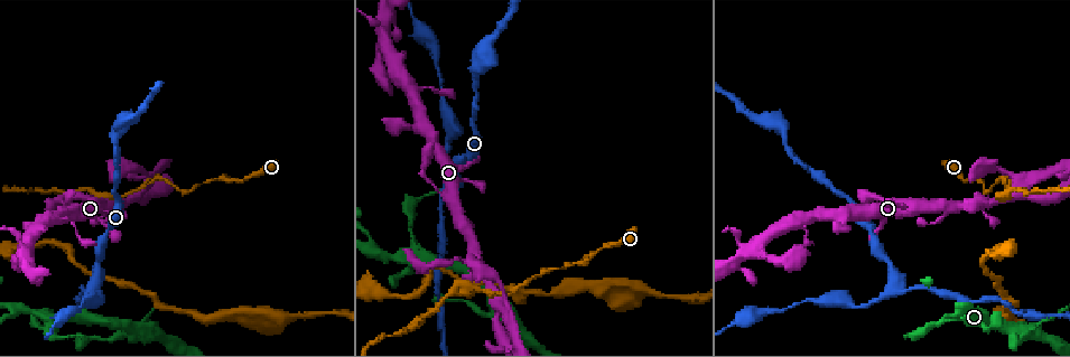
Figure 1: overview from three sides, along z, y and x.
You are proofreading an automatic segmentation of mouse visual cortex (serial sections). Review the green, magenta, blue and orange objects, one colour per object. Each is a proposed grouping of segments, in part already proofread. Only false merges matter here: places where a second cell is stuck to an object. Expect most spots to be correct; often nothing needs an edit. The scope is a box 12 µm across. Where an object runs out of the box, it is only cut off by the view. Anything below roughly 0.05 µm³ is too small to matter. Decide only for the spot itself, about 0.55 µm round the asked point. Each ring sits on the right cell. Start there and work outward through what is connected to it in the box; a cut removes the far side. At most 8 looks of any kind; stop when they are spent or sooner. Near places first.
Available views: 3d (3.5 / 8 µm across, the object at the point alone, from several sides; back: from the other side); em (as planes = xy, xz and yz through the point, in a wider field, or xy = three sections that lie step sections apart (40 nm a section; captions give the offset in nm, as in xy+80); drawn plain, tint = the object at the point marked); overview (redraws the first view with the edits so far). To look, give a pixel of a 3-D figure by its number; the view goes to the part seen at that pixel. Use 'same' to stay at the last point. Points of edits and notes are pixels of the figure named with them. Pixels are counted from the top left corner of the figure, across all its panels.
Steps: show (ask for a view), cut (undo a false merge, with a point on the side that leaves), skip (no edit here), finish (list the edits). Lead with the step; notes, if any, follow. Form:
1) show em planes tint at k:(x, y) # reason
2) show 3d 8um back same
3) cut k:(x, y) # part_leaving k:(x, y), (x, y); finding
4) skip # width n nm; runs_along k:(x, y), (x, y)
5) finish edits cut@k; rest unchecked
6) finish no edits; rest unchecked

show 3d 3.5um at 1:(559, 268) # sharp bend

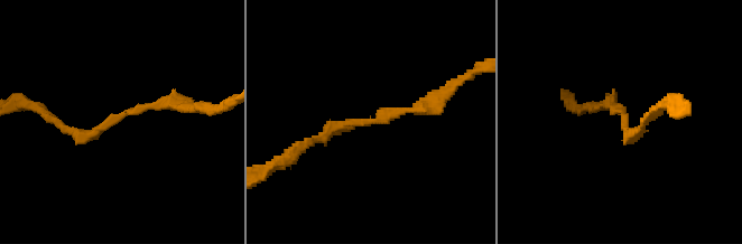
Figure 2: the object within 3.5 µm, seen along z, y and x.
show em xy step 1 tint at 2:(621, 114) # arm_widths 150, 150 nm

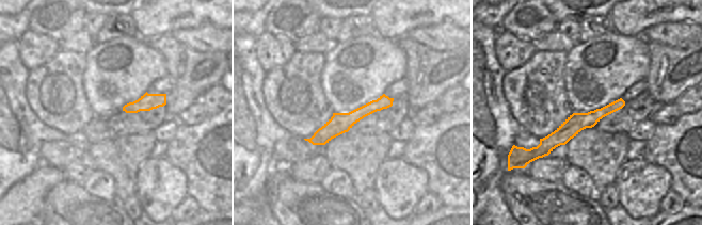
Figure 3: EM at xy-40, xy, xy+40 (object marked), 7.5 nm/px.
skip # all the same cell

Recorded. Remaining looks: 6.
show 3d 8um at 1:(13, 309) # abrupt turn

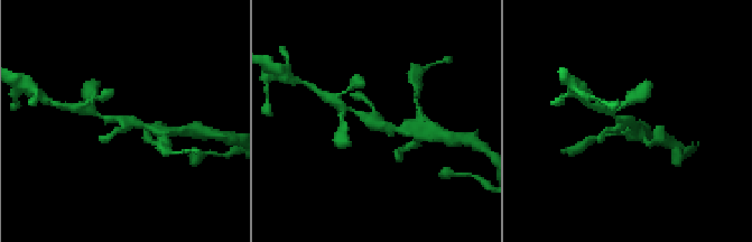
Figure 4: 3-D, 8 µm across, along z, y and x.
show 3d 3.5um at 4:(627, 124)

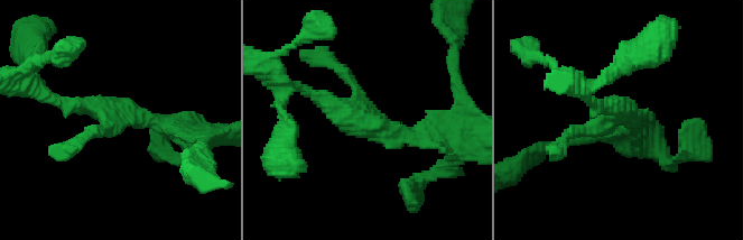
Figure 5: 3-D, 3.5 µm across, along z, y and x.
show em xy step 1 tint at 5:(617, 113) # shape alone is not enough

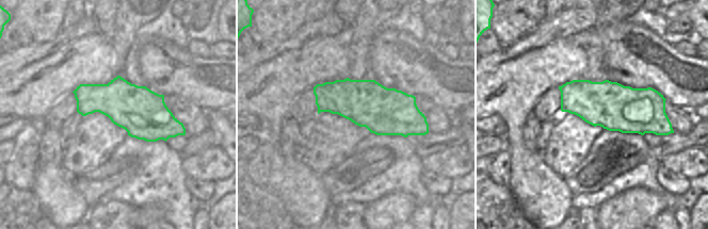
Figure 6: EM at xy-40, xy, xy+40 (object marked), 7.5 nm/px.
skip # width 360 nm; runs_along 5:(440, 137), (372, 126), (331, 62); one cell here

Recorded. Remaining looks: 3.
show 3d 8um at 1:(894, 285) # three-way junction

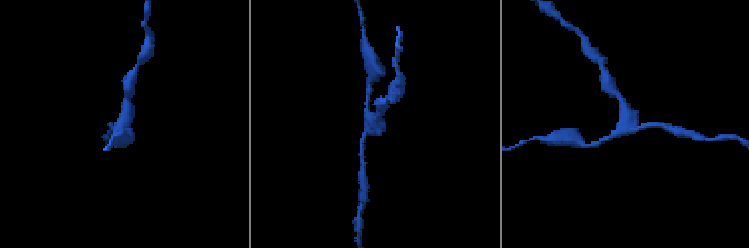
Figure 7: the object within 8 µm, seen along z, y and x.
show 3d 3.5um back at 7:(374, 125)

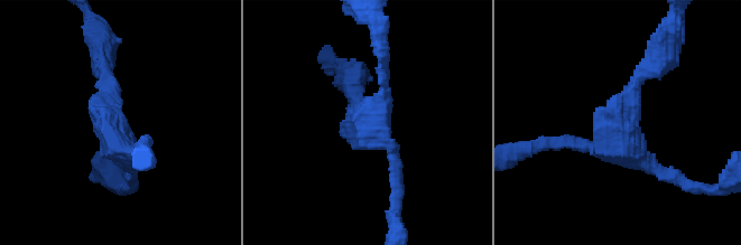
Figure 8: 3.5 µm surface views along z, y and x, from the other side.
show em planes tint at 8:(116, 137) # arms 3; arm_widths 150, 150, 200 nm

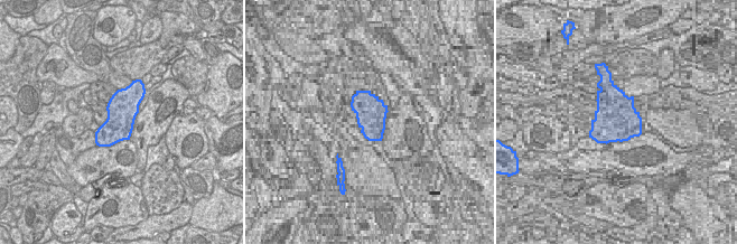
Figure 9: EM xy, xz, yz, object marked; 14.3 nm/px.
skip # runs_along 8:(645, 73), (619, 131), (679, 176); one cell here

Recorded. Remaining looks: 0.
finish no edits; rest unchecked

